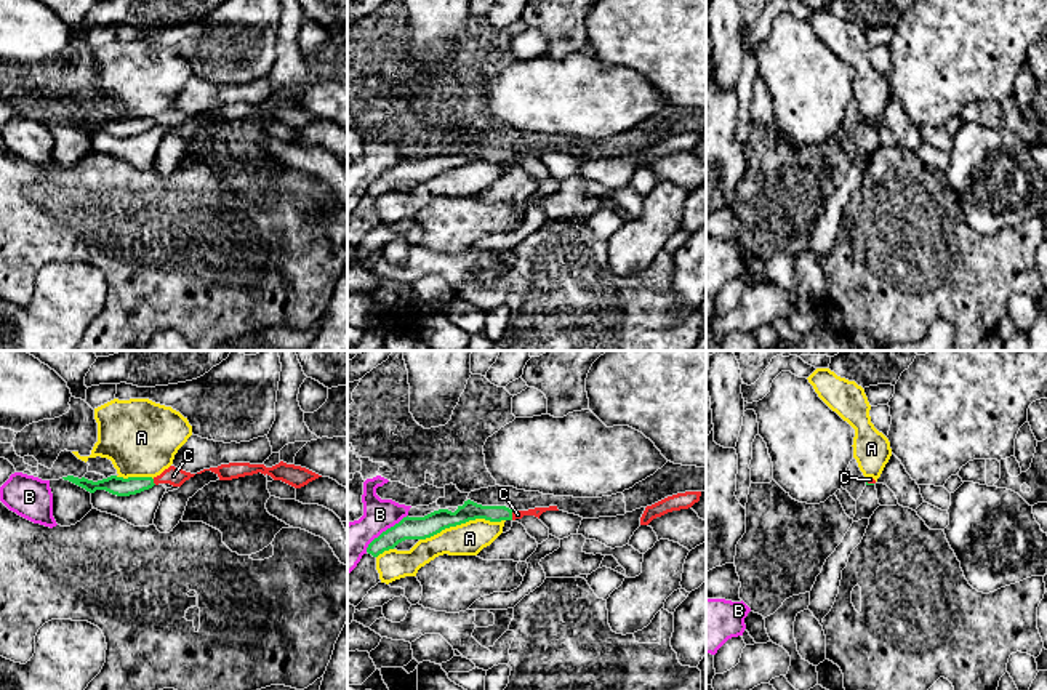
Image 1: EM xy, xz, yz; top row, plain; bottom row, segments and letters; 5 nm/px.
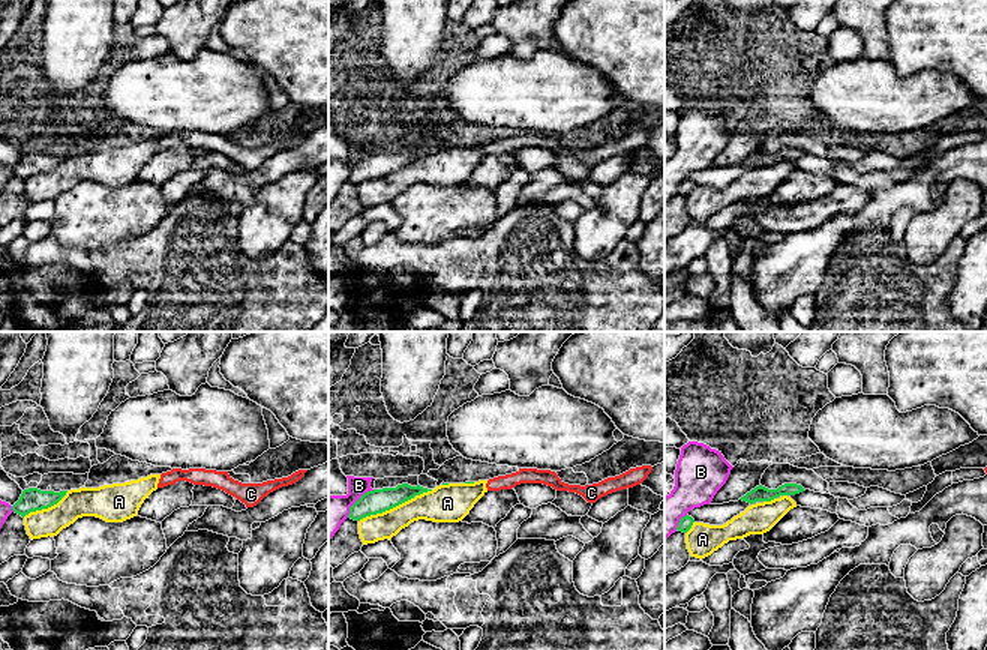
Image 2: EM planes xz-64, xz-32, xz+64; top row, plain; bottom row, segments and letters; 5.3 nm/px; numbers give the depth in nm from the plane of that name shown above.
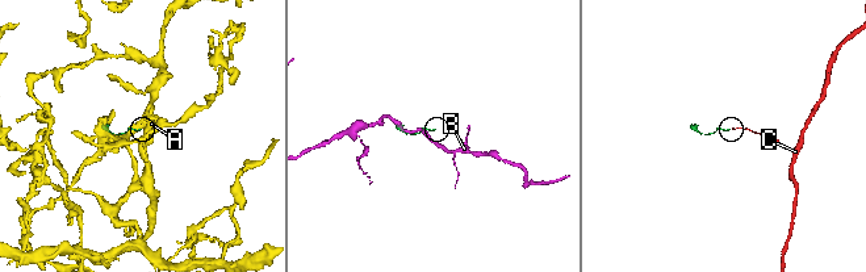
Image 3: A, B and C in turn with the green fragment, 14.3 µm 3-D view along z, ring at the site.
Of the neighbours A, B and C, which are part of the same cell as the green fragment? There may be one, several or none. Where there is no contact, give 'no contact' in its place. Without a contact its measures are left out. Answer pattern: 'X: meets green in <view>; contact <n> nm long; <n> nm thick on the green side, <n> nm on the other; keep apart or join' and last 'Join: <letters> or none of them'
A: meets green in xz; contact 440 nm long; 110 nm thick on the green side, 170 nm on the other; keep apart
B: meets green in xz; contact 280 nm long; 110 nm thick on the green side, 190 nm on the other; keep apart
C: meets green in xz; contact 50 nm long; 100 nm thick on the green side, 50 nm on the other; join
Join: C

